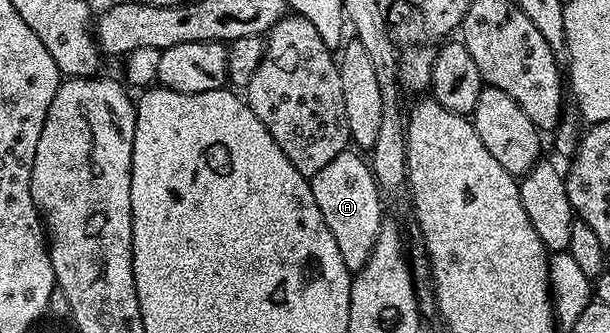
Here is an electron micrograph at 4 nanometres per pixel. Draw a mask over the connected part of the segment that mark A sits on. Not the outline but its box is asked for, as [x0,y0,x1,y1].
[309,150,385,274]

